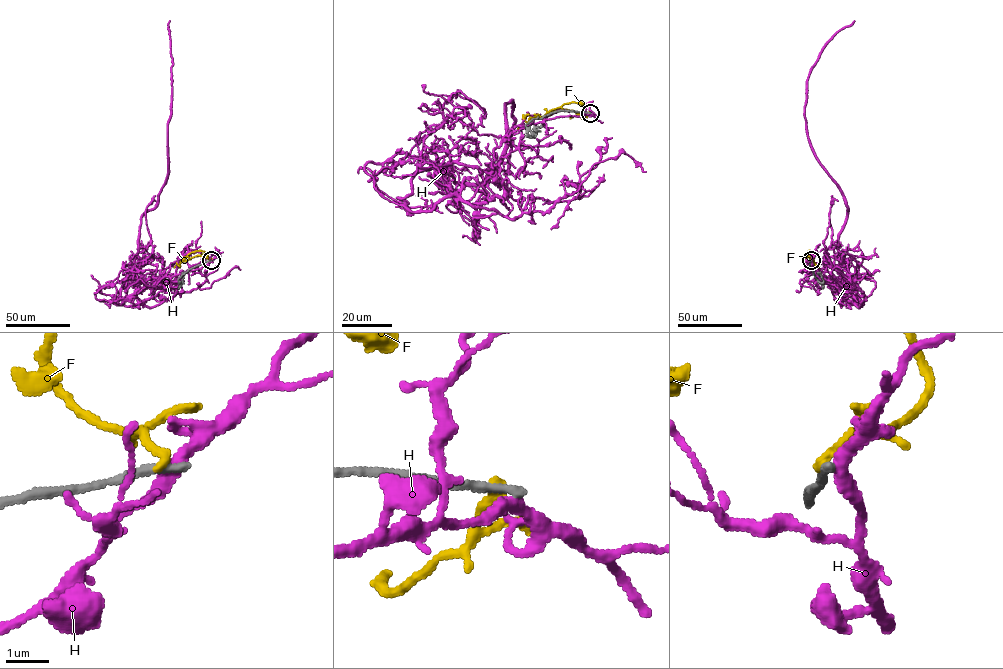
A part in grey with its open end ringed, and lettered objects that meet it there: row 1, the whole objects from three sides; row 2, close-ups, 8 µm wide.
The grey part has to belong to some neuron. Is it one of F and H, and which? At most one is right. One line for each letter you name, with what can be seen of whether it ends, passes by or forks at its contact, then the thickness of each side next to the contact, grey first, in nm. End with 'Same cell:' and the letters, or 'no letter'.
Same cell: no letter

